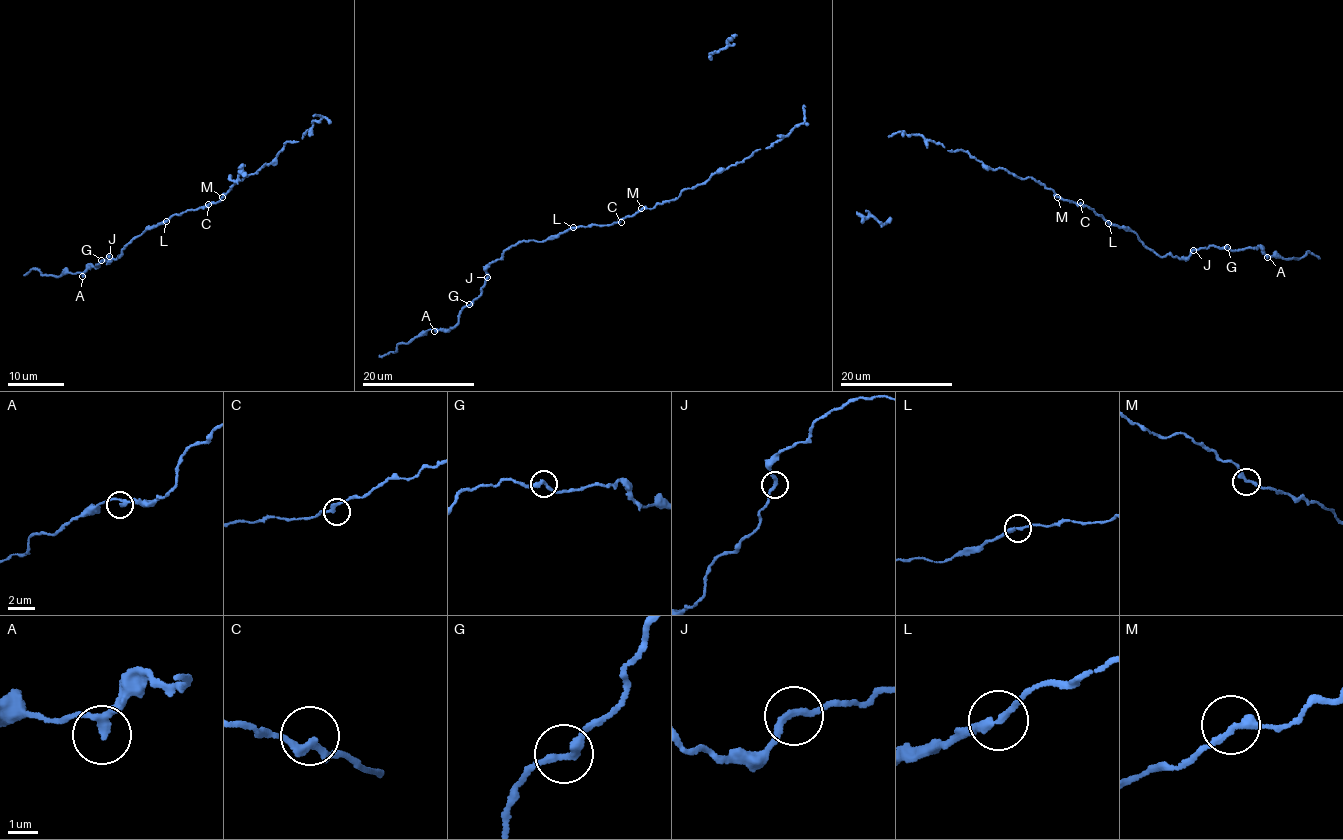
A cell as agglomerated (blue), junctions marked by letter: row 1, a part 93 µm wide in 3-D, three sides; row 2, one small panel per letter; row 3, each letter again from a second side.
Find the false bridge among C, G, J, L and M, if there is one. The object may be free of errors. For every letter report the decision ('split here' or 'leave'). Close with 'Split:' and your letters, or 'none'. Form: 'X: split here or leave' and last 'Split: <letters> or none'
C: leave
G: split here
J: leave
L: leave
M: leave
Split: G

